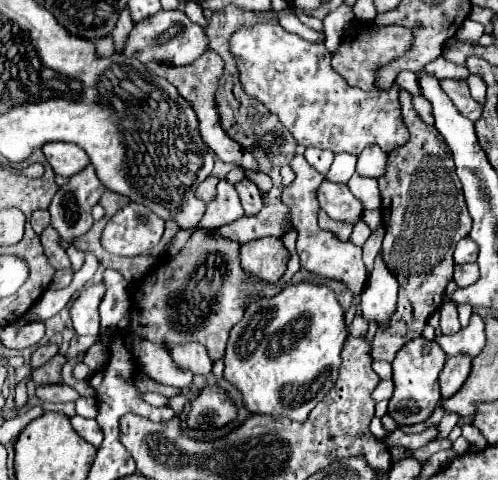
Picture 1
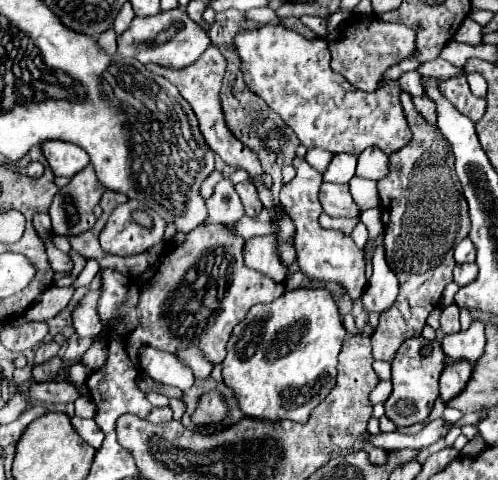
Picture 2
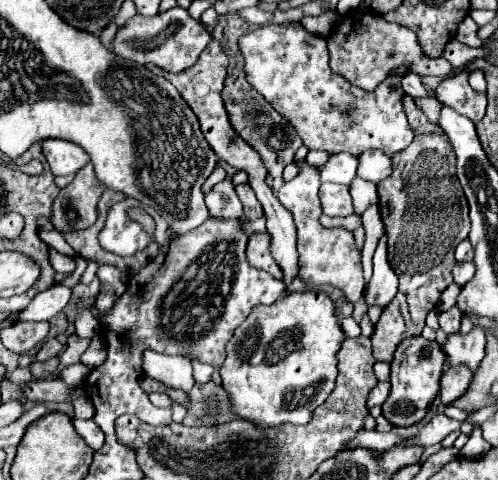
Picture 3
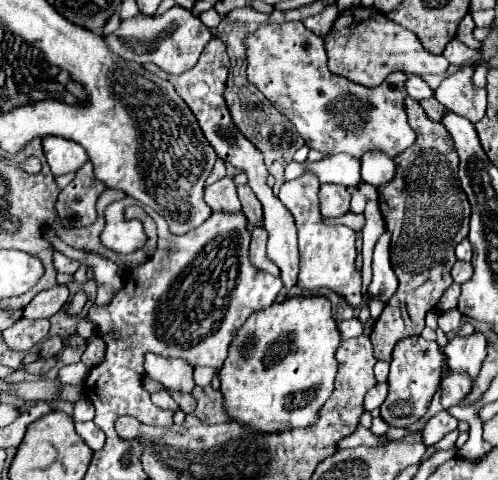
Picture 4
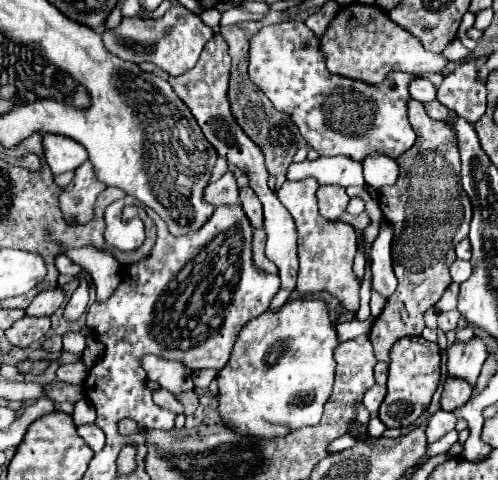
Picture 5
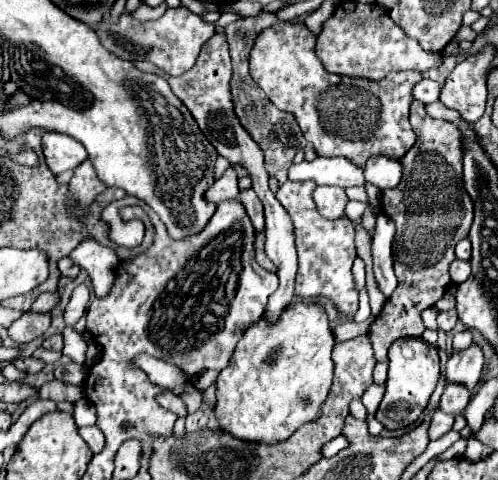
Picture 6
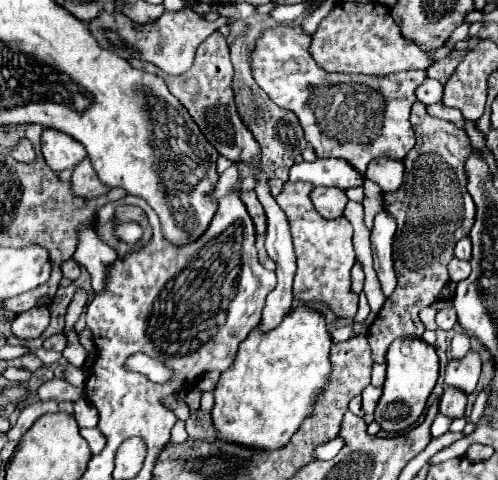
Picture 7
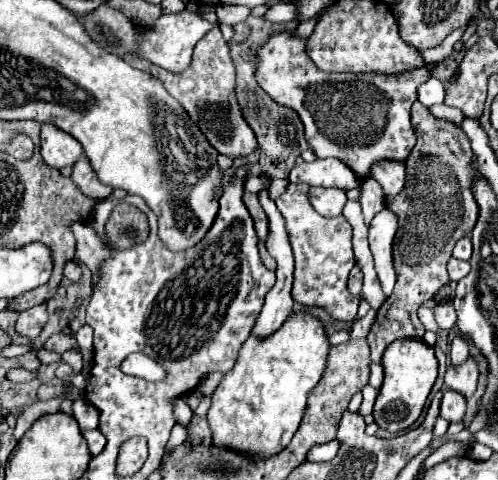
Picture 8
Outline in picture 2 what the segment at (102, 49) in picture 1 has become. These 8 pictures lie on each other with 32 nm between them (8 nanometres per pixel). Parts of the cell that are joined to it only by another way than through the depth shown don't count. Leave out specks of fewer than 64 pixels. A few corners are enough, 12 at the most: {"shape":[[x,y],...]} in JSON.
{"shape":[[113,27],[98,36],[98,44],[108,54],[116,52]]}

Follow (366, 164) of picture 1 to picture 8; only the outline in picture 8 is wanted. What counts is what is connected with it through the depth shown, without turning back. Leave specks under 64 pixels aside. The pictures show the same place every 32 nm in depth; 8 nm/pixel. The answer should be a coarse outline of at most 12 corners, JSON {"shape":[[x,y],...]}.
{"shape":[[380,160],[372,166],[374,180],[386,196],[404,188],[406,168],[400,162]]}

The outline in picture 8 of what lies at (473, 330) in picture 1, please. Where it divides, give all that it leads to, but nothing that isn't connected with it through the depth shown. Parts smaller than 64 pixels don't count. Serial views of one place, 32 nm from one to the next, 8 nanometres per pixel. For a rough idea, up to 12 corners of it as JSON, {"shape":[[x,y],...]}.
{"shape":[[468,358],[460,368],[448,368],[448,390],[470,398],[476,392],[478,366]]}

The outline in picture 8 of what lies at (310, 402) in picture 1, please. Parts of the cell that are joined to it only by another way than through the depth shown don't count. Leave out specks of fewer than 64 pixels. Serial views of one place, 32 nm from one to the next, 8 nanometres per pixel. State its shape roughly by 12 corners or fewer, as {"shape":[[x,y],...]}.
{"shape":[[312,316],[250,336],[208,410],[212,444],[282,452],[330,344]]}

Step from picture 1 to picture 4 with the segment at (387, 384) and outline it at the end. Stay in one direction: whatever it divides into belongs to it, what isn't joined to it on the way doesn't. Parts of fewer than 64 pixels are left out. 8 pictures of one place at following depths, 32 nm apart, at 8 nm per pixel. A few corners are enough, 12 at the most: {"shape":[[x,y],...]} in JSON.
{"shape":[[376,384],[364,398],[368,412],[384,402],[388,394],[386,384]]}

